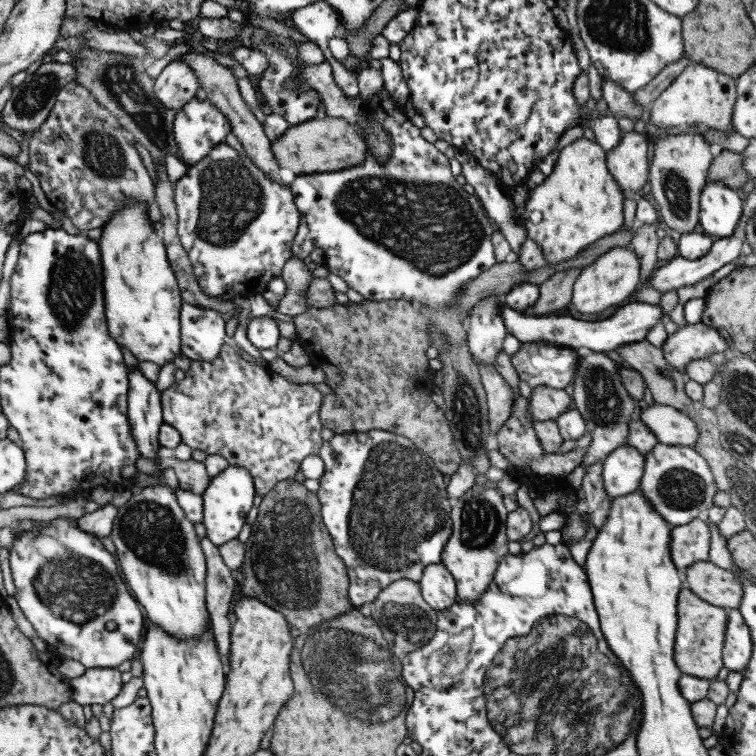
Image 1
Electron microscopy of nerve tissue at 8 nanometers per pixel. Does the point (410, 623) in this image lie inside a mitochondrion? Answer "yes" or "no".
yes

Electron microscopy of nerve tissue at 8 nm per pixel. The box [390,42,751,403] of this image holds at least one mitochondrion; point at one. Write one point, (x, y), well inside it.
(675, 186)

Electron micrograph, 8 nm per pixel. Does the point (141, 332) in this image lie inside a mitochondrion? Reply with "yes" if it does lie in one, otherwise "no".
no

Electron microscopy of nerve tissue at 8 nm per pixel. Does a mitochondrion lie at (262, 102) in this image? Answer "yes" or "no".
no

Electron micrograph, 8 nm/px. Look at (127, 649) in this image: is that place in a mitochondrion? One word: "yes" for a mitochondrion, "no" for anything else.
no

